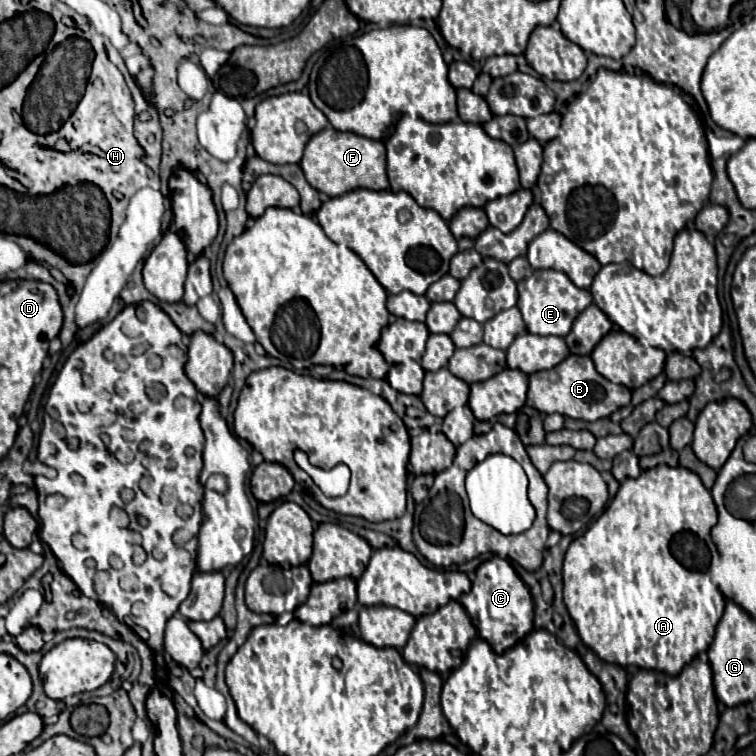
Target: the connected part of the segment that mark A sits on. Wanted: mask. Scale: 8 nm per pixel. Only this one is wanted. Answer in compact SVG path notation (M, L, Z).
M656 466L650 470L644 470L636 480L624 480L620 484L618 494L614 496L614 500L610 502L610 506L604 510L604 514L584 532L582 538L576 538L568 552L565 553L562 567L563 579L563 601L574 620L574 626L580 634L580 638L584 640L586 646L590 646L604 662L608 664L618 664L622 668L634 664L646 670L658 670L664 674L680 674L682 668L696 658L700 652L708 650L708 646L714 640L714 632L716 632L716 624L722 618L722 612L728 602L728 598L724 598L720 594L720 590L712 584L708 568L710 568L710 560L712 560L712 552L716 550L714 542L710 540L710 530L718 520L718 512L714 506L714 500L710 496L710 492L704 488L702 480L698 478L698 474L694 474L688 468L670 468L670 466Z

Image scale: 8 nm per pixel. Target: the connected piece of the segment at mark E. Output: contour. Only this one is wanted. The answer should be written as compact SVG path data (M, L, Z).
M536 270L530 278L518 282L518 310L522 312L526 330L540 336L566 336L574 318L592 302L588 290L580 290L572 280L558 270Z

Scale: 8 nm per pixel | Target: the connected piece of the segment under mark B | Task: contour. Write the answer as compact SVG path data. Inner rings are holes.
M568 356L560 364L556 364L550 370L534 372L530 376L530 386L528 386L528 400L532 408L536 408L542 414L562 414L574 420L586 420L594 422L600 418L610 416L612 412L624 408L630 404L630 390L620 384L612 384L604 376L600 376L590 360L590 356ZM548 376L558 376L558 380L550 380Z

